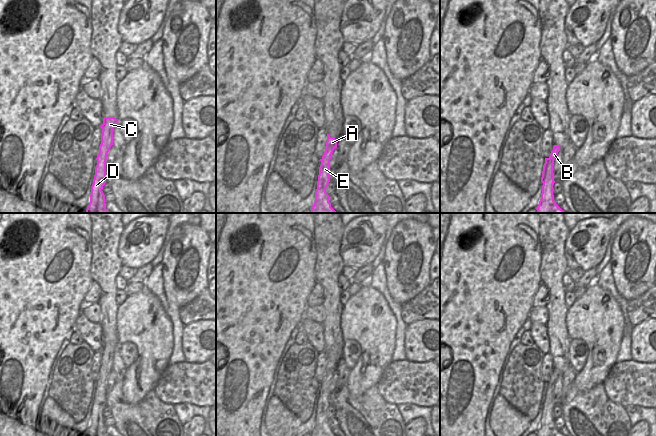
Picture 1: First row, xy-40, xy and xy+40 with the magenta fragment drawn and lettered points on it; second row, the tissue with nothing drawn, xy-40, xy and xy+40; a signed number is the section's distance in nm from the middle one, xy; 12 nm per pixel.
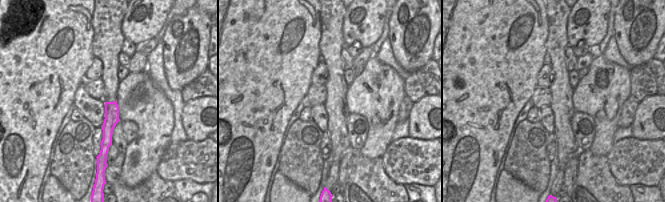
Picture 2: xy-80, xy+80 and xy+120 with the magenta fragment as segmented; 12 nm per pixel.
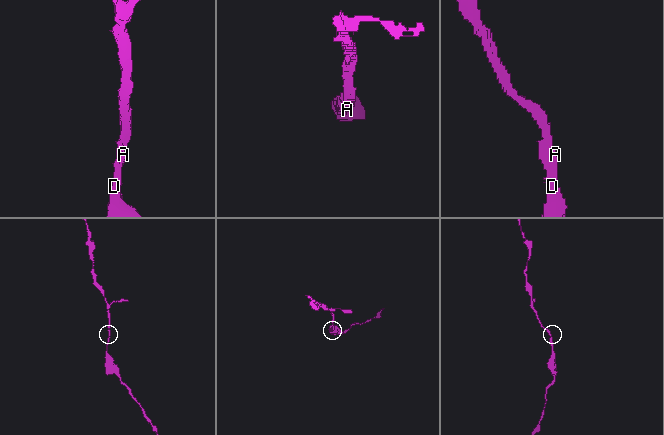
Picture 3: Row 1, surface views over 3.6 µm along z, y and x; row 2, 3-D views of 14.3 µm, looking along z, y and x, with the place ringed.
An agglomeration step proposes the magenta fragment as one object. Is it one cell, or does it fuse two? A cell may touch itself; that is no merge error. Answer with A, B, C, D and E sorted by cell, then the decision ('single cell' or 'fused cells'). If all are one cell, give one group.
A B C D E; single cell

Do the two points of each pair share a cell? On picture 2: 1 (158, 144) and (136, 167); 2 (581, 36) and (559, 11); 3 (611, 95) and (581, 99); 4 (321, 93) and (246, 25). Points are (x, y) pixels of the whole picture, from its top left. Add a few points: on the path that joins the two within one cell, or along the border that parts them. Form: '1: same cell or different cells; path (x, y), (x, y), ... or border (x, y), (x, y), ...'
1: same cell; path (152, 150), (141, 161)
2: different cells; border (571, 10), (567, 21), (568, 44)
3: same cell; path (604, 95), (588, 97)
4: different cells; border (311, 84), (305, 100)

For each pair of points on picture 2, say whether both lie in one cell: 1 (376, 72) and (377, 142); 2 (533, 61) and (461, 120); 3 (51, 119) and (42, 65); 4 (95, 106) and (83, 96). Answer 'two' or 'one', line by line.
1: one
2: one
3: one
4: one

